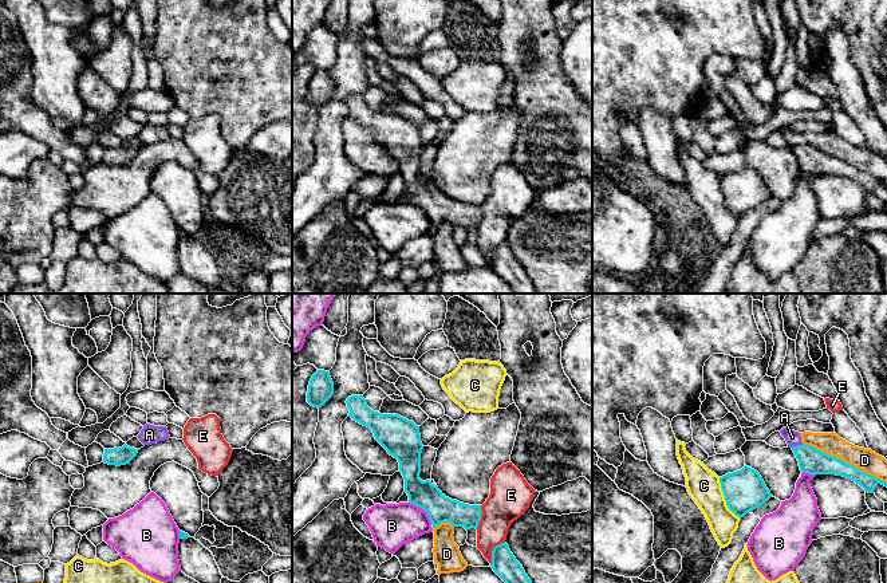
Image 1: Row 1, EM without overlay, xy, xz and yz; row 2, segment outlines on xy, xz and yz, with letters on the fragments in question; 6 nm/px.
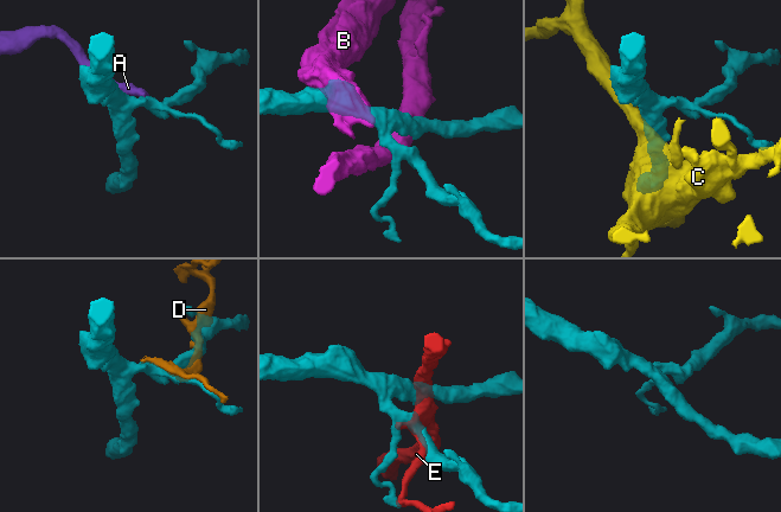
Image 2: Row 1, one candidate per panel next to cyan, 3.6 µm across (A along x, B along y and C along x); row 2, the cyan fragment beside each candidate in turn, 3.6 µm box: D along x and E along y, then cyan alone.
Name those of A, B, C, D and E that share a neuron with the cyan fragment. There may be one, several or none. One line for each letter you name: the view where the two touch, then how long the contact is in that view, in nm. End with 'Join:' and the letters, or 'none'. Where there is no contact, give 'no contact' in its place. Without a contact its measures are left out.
Join: none

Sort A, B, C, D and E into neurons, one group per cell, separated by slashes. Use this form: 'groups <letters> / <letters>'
groups A / B / C / D / E

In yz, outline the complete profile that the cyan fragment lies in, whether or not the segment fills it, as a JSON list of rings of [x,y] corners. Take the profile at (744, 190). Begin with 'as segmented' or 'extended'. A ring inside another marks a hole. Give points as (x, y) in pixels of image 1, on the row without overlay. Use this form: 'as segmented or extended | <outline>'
as segmented | [[[746,165],[720,177],[720,182],[728,208],[740,218],[772,197],[760,173]]]

